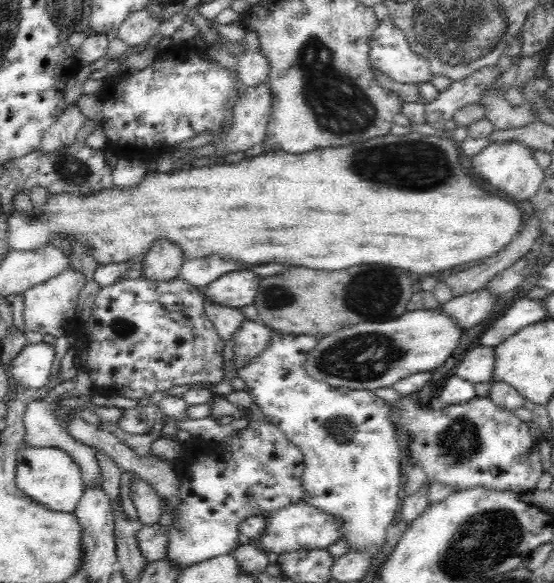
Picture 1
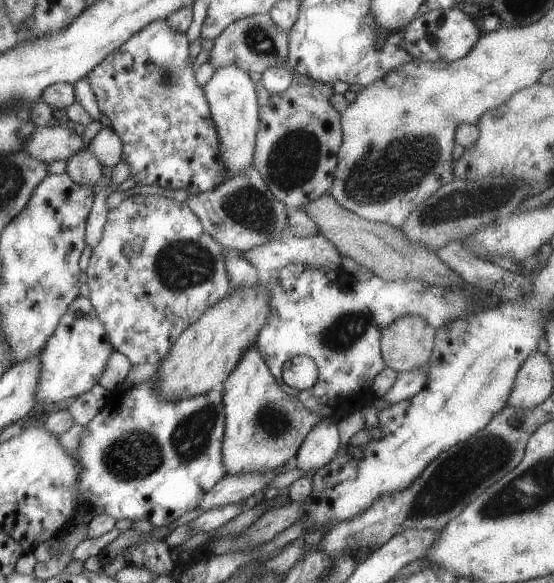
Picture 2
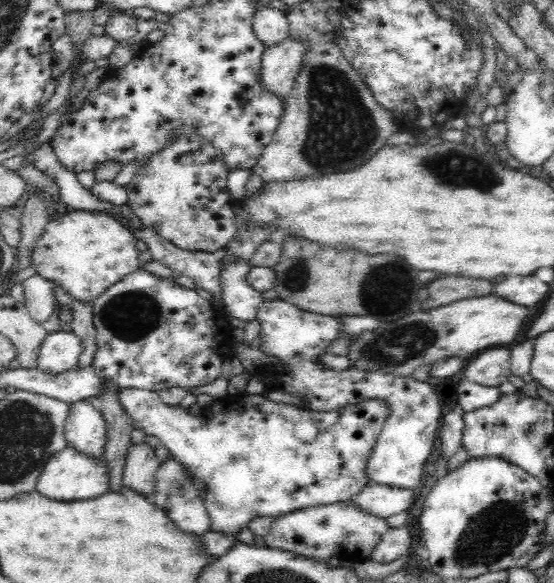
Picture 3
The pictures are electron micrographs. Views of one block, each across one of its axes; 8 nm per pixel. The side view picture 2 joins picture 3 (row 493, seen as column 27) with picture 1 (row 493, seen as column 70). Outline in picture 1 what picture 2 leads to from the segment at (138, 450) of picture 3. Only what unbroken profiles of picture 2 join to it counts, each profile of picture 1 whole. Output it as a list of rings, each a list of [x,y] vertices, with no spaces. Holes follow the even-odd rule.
[[[136,479],[130,488],[132,502],[138,512],[140,526],[154,526],[160,523],[162,500],[158,493],[144,479]]]

